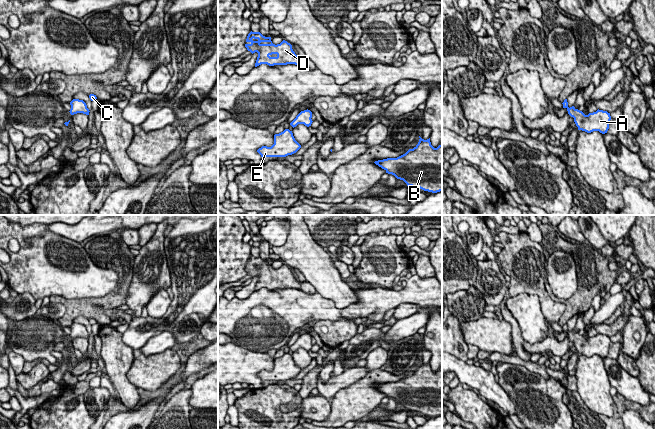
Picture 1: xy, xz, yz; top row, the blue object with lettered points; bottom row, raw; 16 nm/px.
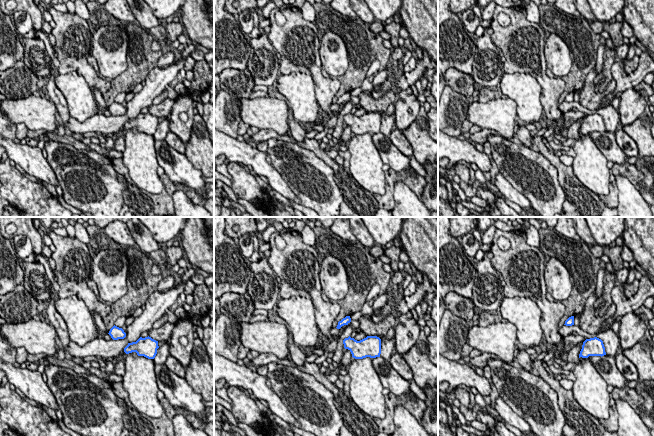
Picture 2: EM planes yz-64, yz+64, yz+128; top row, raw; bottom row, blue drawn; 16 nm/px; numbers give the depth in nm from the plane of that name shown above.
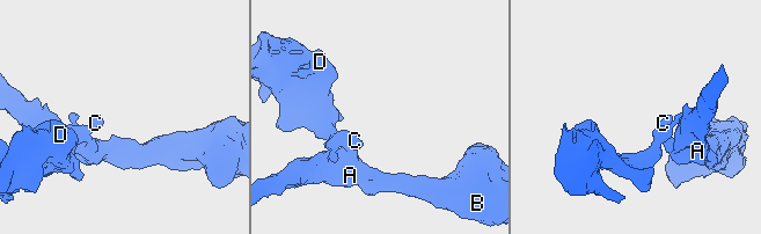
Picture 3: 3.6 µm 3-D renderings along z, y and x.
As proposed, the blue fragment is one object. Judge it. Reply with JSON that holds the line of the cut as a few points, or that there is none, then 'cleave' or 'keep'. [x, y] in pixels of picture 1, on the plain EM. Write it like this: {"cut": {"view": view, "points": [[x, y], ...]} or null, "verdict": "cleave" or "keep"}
{"cut": null, "verdict": "keep"}

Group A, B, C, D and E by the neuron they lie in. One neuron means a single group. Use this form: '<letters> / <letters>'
A B C D E

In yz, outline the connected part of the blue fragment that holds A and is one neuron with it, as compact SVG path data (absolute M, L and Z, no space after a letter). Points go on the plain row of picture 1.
M567 323L564 324L563 332L566 332L568 338L574 342L574 346L578 351L578 354L591 357L593 355L599 355L602 358L607 357L609 353L609 346L611 344L610 337L603 334L597 334L596 336L585 339L582 335L576 333L574 330L568 331Z

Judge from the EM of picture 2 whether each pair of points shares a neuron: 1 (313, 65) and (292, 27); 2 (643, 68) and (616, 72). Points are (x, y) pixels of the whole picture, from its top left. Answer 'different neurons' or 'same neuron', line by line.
1: same neuron
2: same neuron

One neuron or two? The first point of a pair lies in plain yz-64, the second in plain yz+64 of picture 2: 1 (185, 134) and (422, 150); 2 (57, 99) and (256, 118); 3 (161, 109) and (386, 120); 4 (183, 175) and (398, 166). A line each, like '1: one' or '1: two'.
1: two
2: two
3: two
4: one

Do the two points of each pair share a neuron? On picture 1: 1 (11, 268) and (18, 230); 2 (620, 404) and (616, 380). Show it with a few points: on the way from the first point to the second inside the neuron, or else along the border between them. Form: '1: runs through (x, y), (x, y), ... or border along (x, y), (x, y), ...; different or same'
1: runs through (20, 259), (23, 256), (23, 243), (21, 239); same
2: border along (617, 392), (626, 399), (639, 403); different

